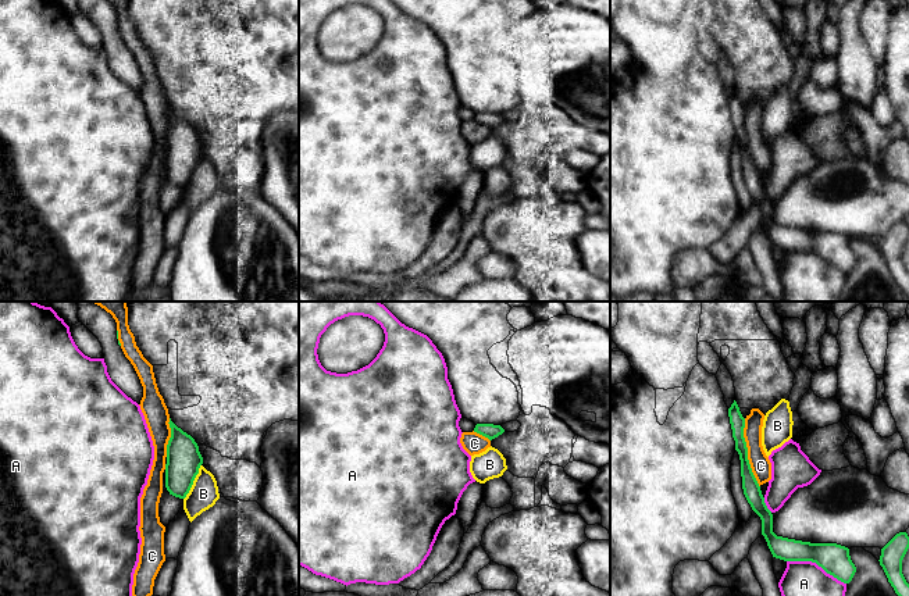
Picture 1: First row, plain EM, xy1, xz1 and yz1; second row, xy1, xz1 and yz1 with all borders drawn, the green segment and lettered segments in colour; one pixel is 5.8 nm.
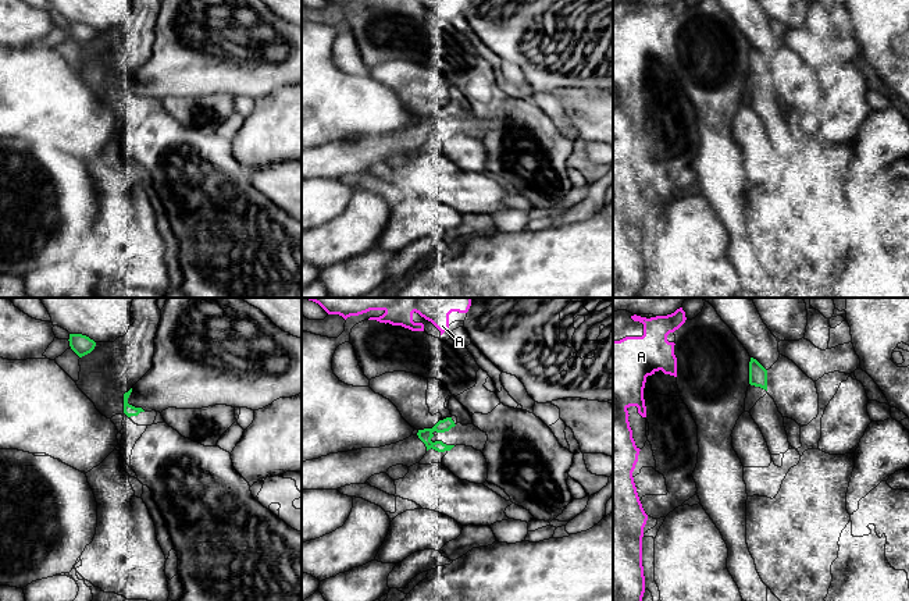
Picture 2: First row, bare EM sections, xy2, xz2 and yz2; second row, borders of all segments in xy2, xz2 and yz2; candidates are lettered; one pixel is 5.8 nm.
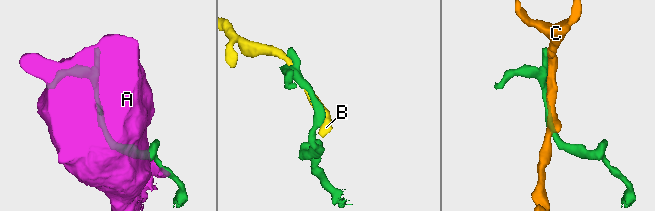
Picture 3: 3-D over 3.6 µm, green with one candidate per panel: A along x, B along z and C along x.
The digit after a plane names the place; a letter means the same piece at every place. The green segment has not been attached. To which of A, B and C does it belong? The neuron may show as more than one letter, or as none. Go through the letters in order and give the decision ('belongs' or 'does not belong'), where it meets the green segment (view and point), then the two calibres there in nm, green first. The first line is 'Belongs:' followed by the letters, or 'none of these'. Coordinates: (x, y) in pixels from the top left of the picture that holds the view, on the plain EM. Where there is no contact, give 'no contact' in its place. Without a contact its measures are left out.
Belongs: none of these
A: does not belong; contact yz1 (816, 252); calibres 180 and 340 nm
B: does not belong; contact xy1 (192, 171); calibres 200 and 160 nm
C: does not belong; contact yz1 (747, 142); calibres 100 and 120 nm

